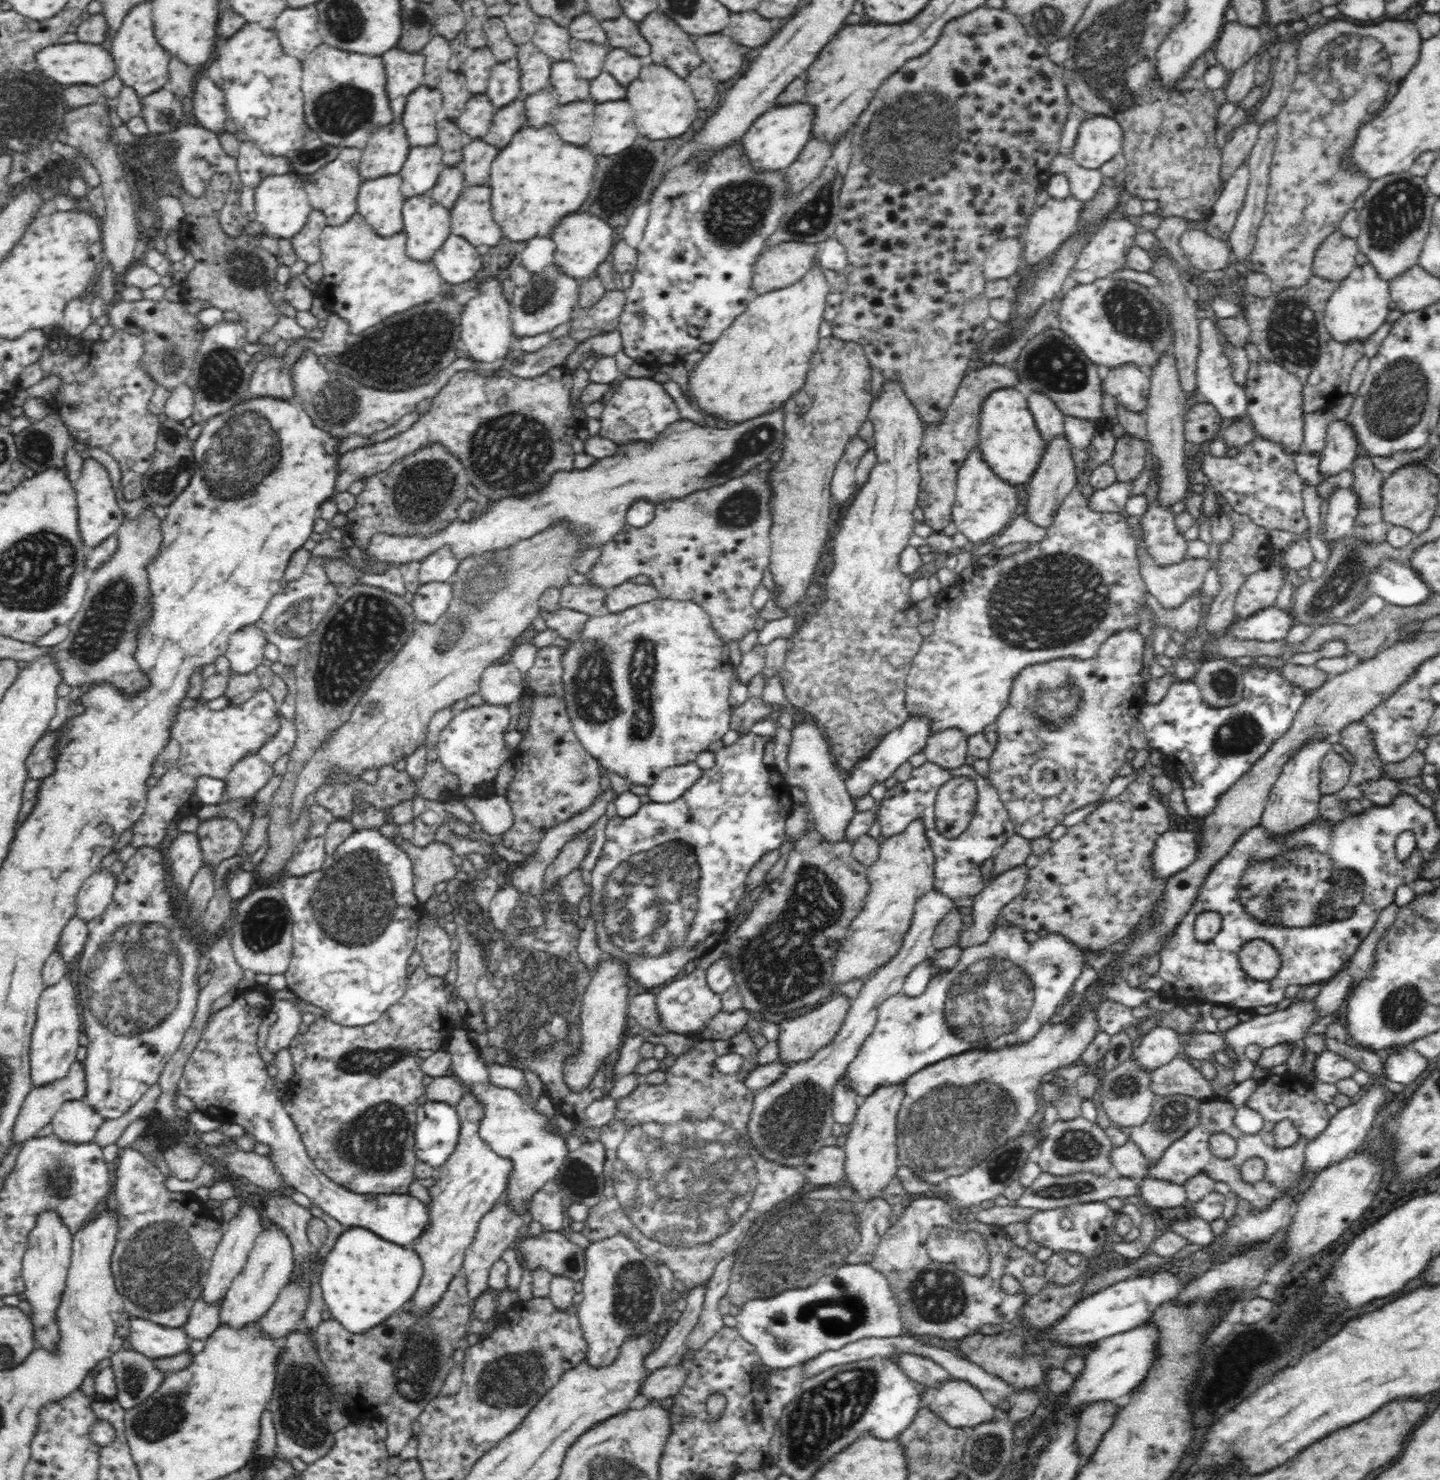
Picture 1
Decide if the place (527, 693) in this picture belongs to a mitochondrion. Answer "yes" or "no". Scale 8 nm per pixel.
no

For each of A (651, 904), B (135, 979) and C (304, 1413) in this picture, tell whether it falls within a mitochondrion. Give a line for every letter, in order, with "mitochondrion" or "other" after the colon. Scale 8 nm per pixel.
A: mitochondrion
B: mitochondrion
C: mitochondrion

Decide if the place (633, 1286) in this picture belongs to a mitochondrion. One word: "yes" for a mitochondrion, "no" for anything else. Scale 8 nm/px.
yes

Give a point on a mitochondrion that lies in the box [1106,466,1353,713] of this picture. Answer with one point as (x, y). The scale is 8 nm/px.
(1222, 683)

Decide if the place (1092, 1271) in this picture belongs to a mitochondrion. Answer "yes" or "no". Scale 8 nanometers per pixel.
no

